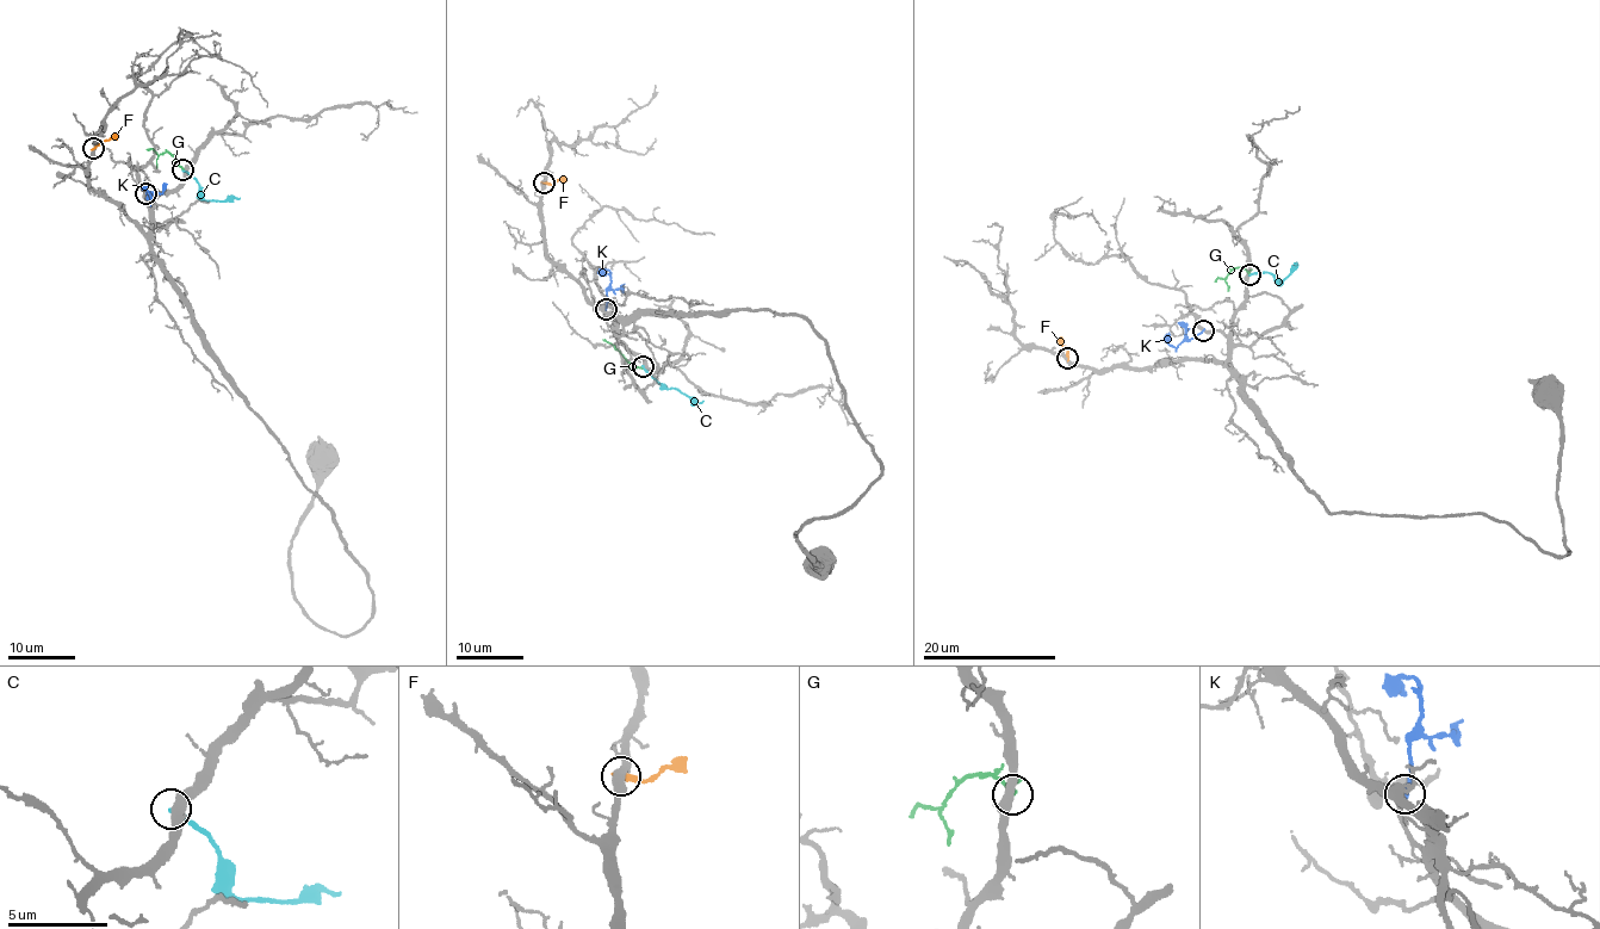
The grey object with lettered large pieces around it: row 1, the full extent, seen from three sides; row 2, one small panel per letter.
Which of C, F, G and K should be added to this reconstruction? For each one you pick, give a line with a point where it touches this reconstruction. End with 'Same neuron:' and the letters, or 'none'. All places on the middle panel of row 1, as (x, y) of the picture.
G: contact (643, 366)
Same neuron: G

